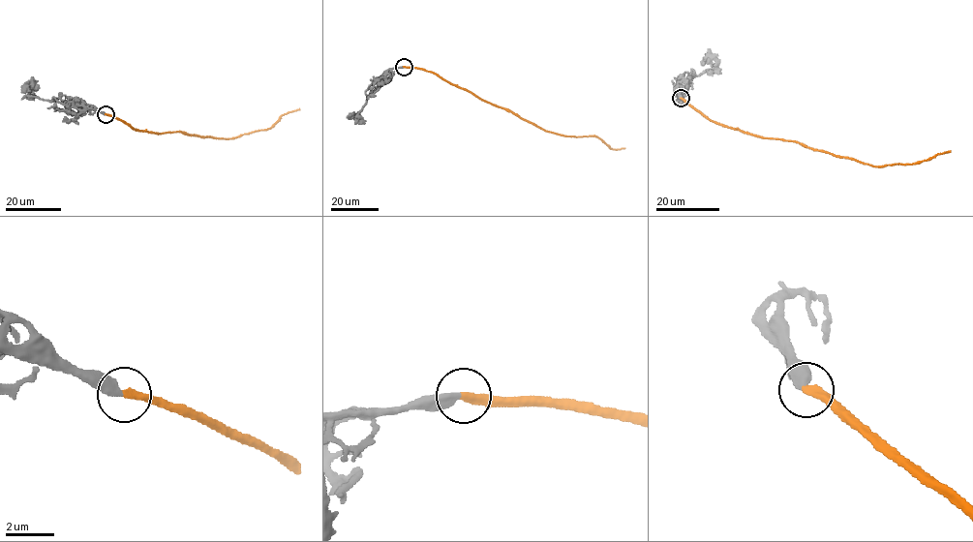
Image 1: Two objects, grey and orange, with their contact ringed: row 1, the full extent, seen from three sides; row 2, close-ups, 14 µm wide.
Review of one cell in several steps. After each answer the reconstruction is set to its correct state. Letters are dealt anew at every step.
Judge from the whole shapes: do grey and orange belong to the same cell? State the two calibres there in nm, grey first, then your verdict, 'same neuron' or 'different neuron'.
440/280 nm | same neuron

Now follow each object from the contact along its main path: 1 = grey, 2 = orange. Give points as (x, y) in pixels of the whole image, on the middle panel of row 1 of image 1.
1: (404, 67), (389, 69), (365, 91), (367, 102), (356, 116), (358, 122), (348, 116)
2: (404, 67), (433, 72), (546, 131), (575, 136), (595, 135), (611, 148), (624, 148)

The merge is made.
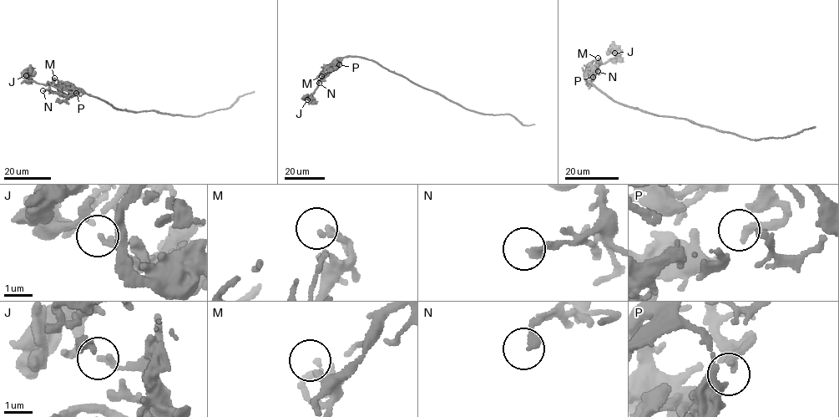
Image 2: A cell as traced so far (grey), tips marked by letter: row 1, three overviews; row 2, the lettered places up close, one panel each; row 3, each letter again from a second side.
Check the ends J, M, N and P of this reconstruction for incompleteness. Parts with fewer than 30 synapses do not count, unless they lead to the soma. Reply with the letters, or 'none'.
none

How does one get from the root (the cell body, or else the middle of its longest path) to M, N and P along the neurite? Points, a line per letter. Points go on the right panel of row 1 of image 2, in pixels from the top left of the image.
M: (656, 115), (616, 102), (588, 82), (586, 71), (596, 68), (600, 60), (598, 58)
N: (656, 115), (625, 106), (603, 94), (583, 75), (588, 80), (598, 71)
P: (656, 115), (616, 102), (588, 82), (587, 73), (590, 73), (593, 77)

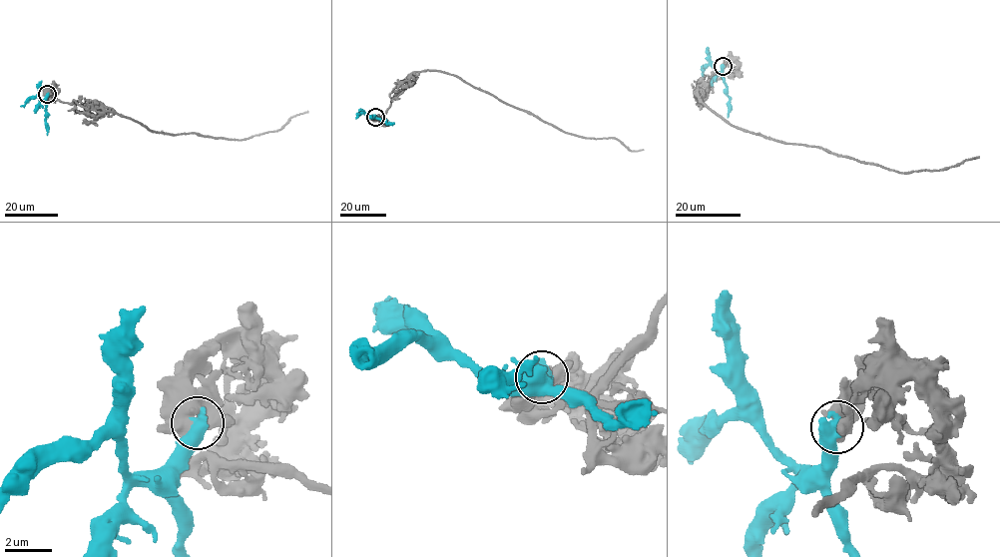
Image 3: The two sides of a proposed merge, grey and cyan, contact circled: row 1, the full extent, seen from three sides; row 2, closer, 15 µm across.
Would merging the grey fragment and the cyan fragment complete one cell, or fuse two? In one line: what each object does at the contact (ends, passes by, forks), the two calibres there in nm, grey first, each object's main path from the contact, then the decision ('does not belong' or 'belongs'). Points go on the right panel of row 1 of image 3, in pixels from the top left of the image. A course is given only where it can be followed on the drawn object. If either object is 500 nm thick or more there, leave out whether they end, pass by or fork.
calibres 900 and 650 nm; course grey (723, 67), (737, 61), (736, 73), (705, 76), (694, 92), (737, 128), (897, 172), (945, 170), (979, 156); course cyan (723, 67), (723, 79), (730, 98), (728, 117); does not belong

